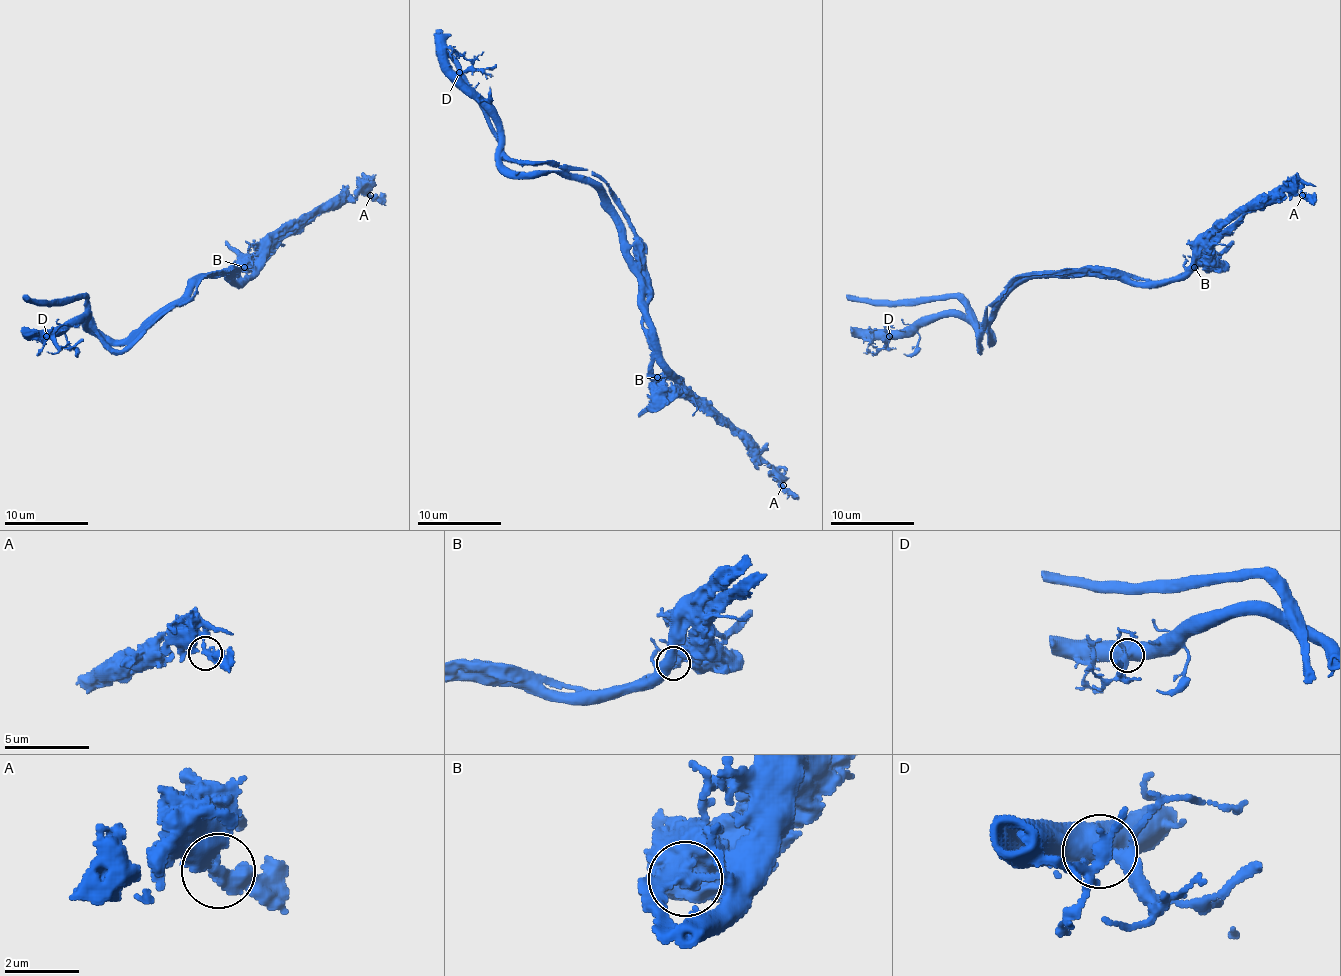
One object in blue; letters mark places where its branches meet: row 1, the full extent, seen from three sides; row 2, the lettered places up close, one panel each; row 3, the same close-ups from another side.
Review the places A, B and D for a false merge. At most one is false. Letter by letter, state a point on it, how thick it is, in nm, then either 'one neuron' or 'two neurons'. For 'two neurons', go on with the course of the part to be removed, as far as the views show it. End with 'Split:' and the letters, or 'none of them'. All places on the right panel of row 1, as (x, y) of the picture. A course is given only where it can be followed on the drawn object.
A: place (1302, 195); calibre 360 nm; one neuron
B: place (1194, 267); calibre 460 nm; two neurons; course (1195, 267), (1161, 281), (1094, 271), (1020, 275), (986, 307), (980, 351), (957, 298), (847, 294)
D: place (889, 336); calibre 480 nm; one neuron
Split: B

